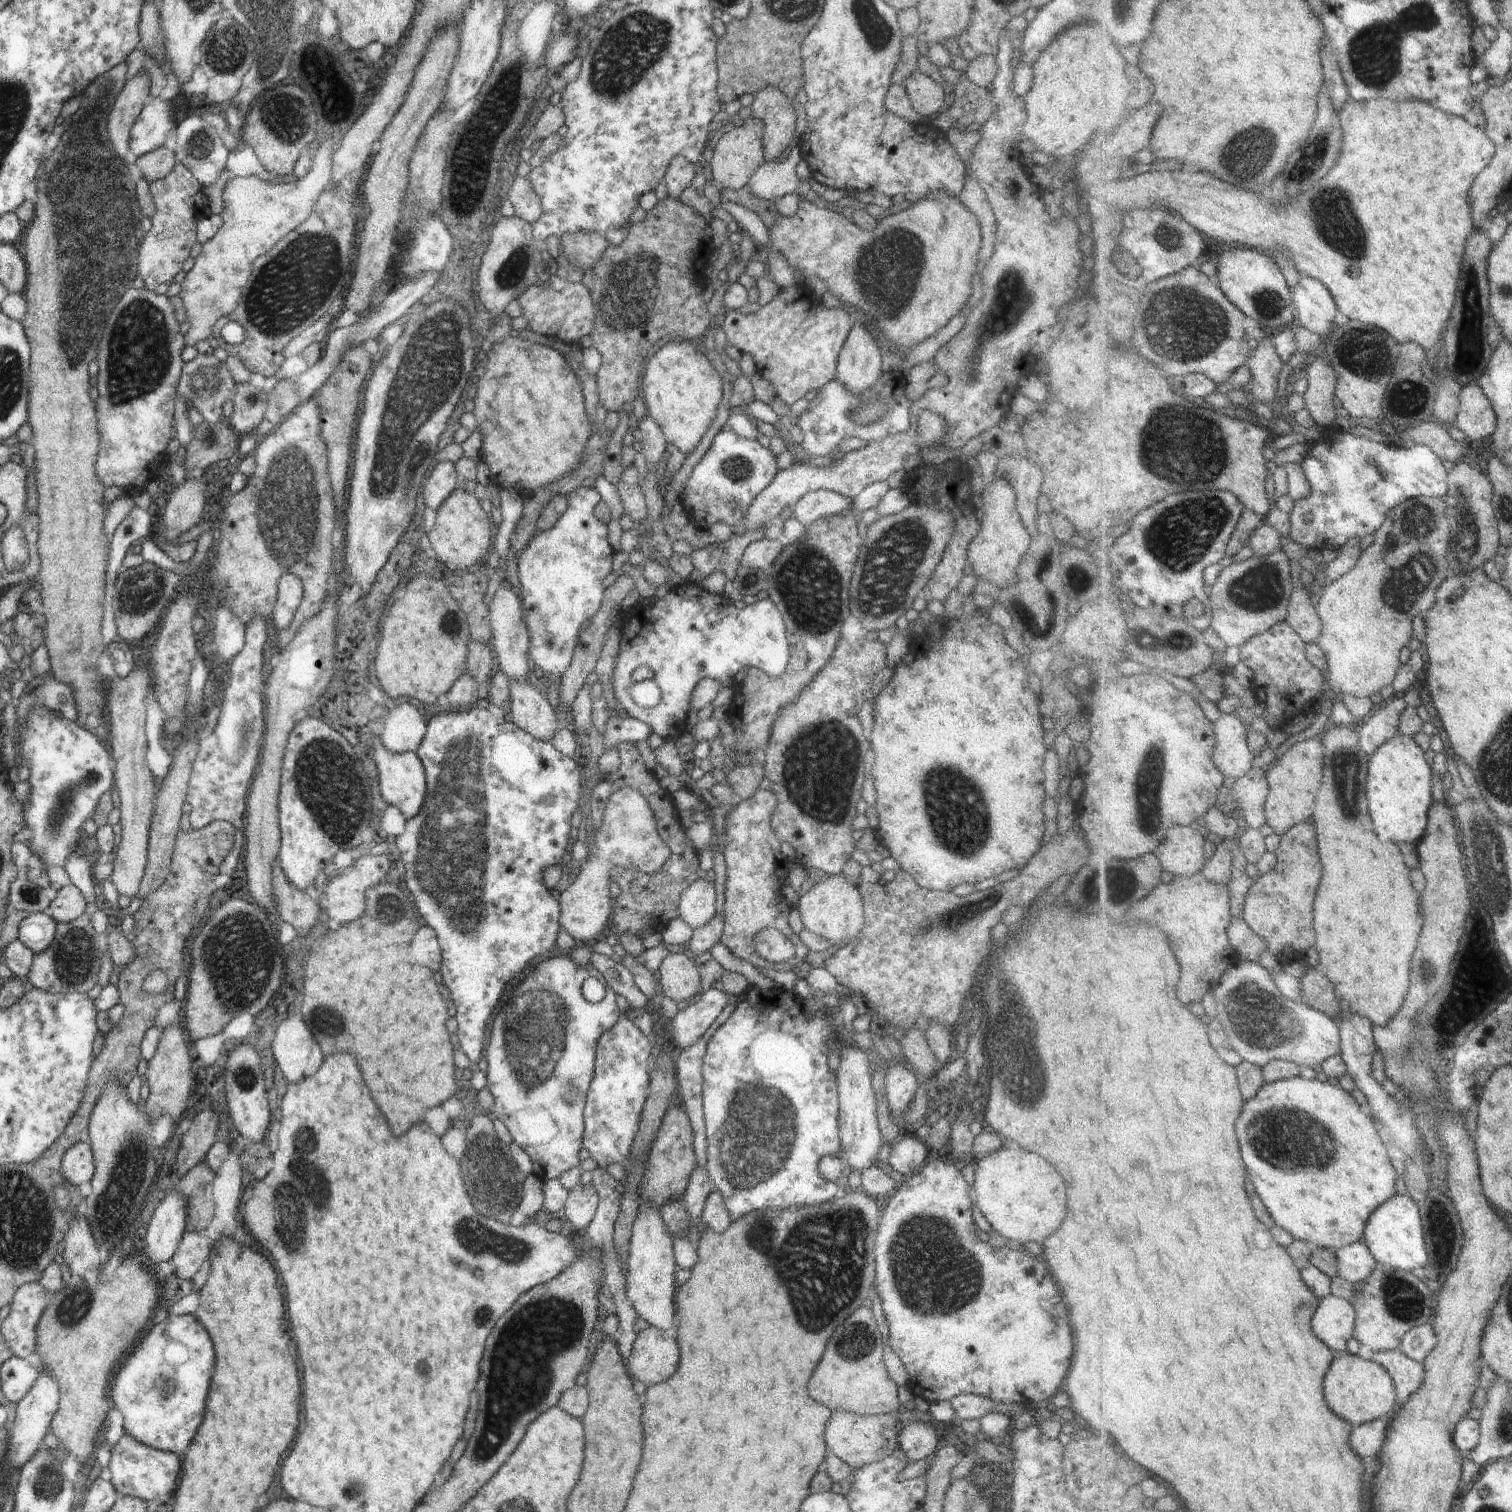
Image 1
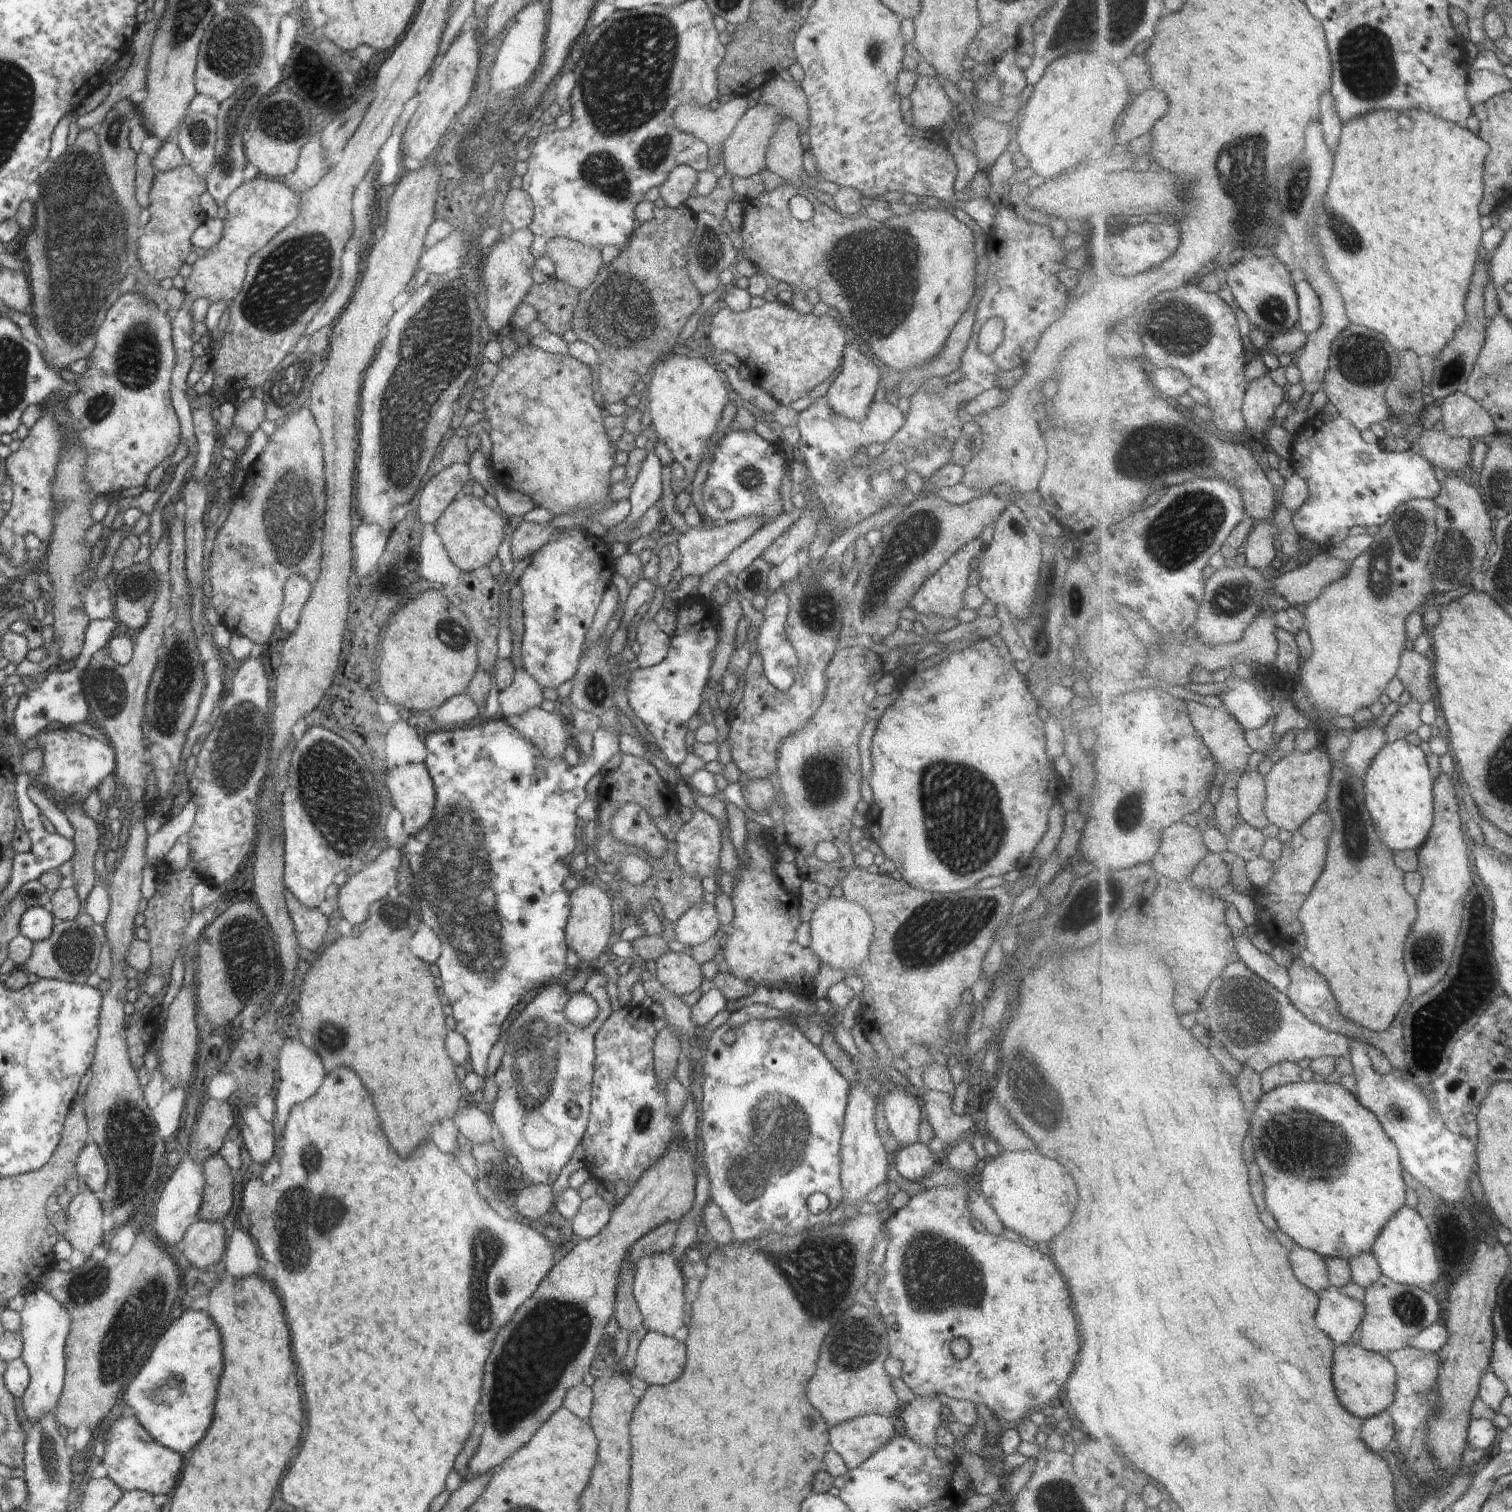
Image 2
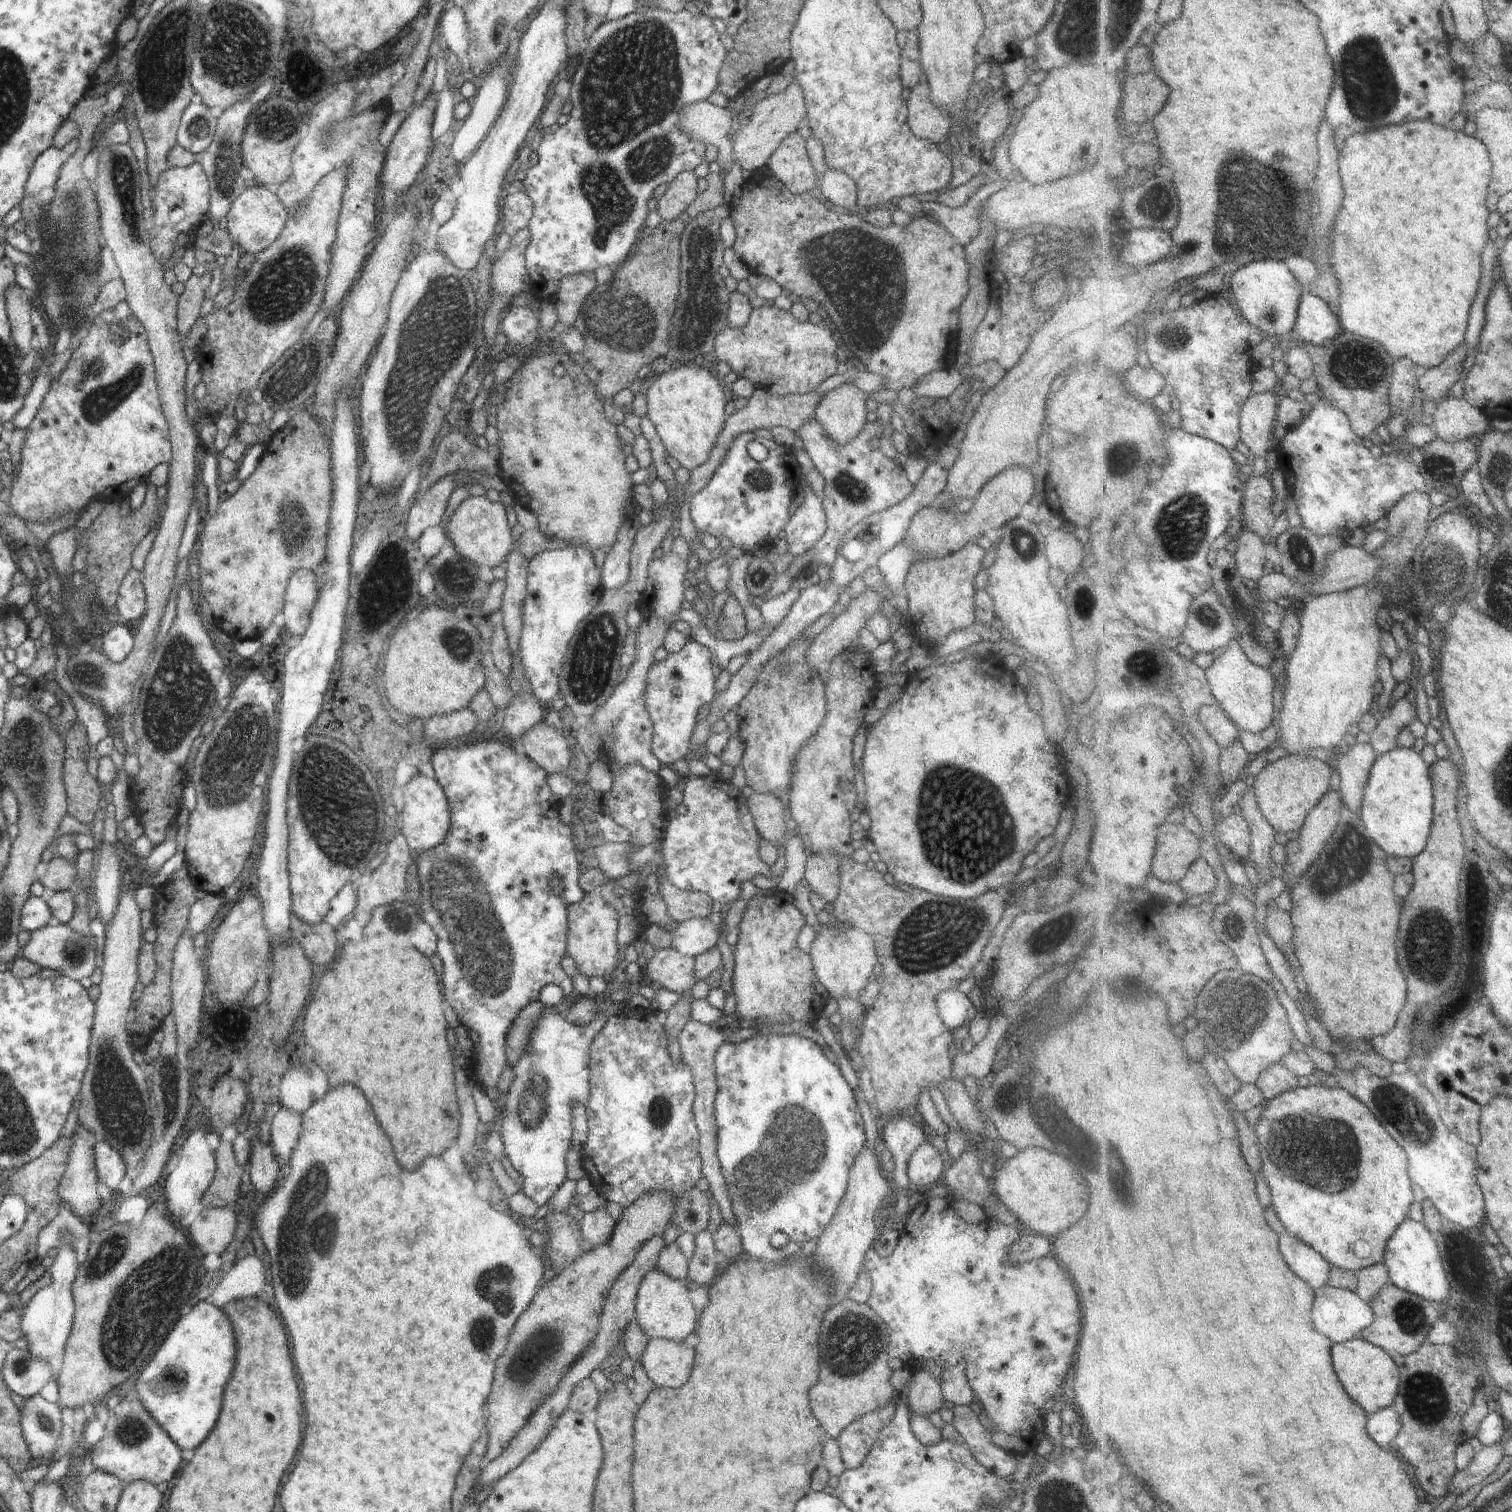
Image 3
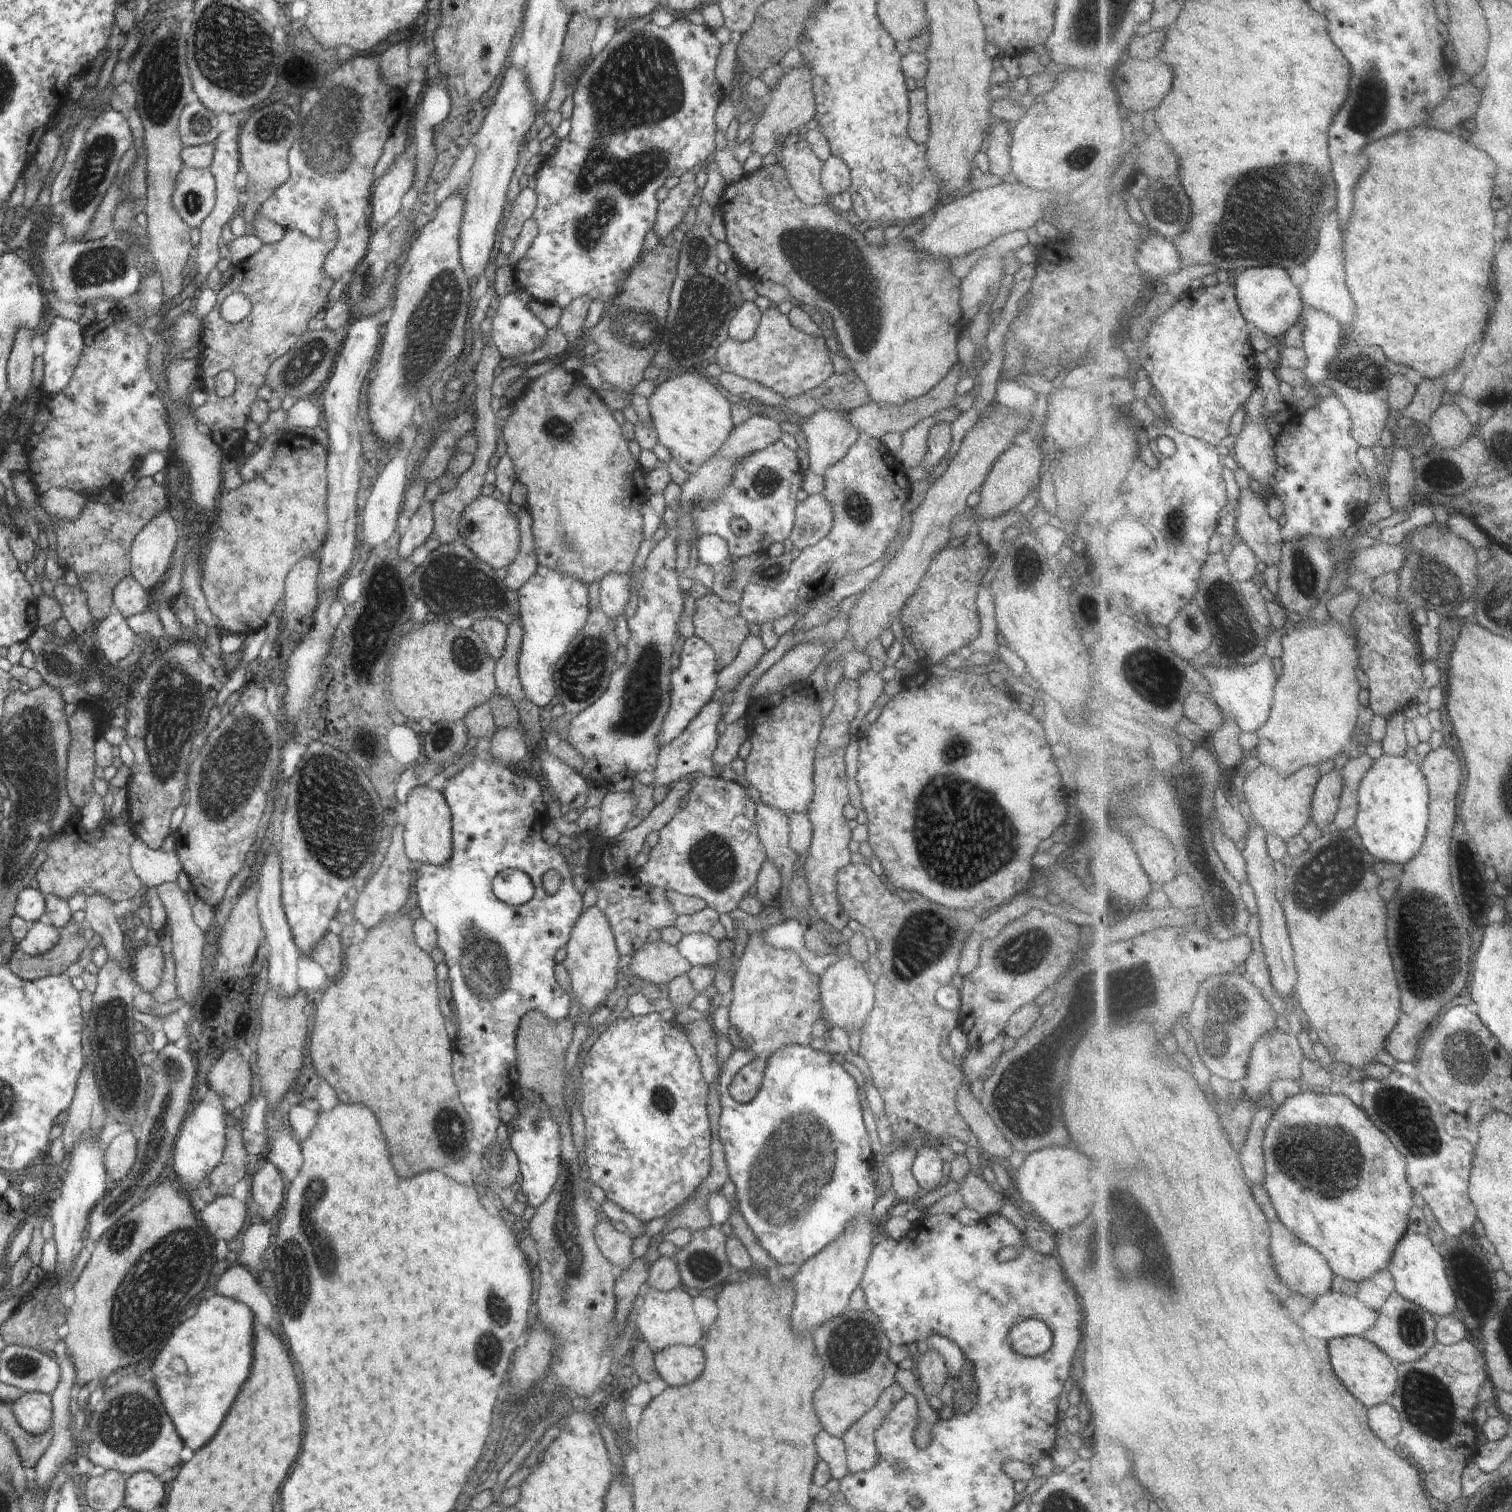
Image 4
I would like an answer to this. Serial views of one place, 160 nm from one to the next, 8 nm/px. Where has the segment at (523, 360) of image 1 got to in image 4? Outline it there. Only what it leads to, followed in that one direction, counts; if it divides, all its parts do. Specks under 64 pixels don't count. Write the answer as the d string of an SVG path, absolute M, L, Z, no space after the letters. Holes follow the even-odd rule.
M547 358L546 362L554 362L555 364L552 370L538 378L531 379L521 395L511 401L513 406L512 412L504 420L502 436L507 446L506 454L510 457L515 468L516 481L518 480L518 482L526 486L526 501L524 506L531 514L533 520L532 530L537 564L544 565L549 569L554 569L564 574L574 575L588 586L594 581L601 580L603 576L611 572L623 575L630 574L634 557L643 540L643 520L640 514L640 507L647 499L649 490L644 482L646 472L639 464L639 461L631 455L628 442L622 435L621 426L616 423L616 420L612 416L612 411L597 396L597 391L584 385L581 374L566 371L561 365L563 358Z

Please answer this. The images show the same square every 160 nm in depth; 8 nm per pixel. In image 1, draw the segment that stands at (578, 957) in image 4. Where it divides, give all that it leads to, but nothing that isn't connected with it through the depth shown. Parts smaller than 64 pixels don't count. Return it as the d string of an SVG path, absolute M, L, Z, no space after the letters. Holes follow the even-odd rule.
M628 786L611 795L604 810L602 826L600 828L590 826L587 845L589 847L589 855L586 862L584 862L584 866L582 866L582 870L580 870L580 874L577 875L574 883L566 888L558 899L560 905L559 926L566 930L576 940L578 945L590 946L591 943L596 941L598 934L608 932L606 924L613 907L609 880L612 866L620 865L622 862L626 867L634 866L644 873L658 872L666 863L666 860L672 856L673 850L660 838L655 814L650 809L649 802L646 801L646 798L640 792Z

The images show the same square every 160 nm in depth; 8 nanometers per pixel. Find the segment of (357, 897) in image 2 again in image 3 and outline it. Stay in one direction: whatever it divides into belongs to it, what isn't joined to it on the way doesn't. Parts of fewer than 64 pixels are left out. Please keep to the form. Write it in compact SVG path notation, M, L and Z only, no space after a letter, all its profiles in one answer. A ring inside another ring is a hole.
M401 832L390 837L388 858L384 859L384 864L380 868L376 868L370 874L370 880L358 886L356 890L358 902L356 910L352 912L352 918L366 926L372 908L407 898L406 872L408 866L413 863L413 854Z

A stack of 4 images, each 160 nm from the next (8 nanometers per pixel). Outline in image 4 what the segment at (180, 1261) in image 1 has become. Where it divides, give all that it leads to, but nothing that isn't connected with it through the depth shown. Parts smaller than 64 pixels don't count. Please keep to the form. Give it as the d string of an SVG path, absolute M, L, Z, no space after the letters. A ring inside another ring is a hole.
M231 1195L216 1197L198 1212L198 1219L214 1240L228 1242L242 1230L250 1206Z

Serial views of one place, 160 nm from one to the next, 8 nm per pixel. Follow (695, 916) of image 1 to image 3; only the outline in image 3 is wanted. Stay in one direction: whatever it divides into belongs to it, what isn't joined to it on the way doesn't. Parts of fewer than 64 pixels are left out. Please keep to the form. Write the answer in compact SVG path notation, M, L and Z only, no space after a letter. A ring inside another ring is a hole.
M709 917L686 919L673 930L671 946L683 955L695 957L717 946L719 932Z

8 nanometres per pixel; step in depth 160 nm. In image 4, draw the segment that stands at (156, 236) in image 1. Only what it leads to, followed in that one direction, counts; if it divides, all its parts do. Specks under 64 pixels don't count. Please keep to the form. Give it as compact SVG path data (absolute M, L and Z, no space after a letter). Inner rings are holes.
M183 166L174 183L171 205L191 229L199 228L212 212L215 192L215 180L208 169Z

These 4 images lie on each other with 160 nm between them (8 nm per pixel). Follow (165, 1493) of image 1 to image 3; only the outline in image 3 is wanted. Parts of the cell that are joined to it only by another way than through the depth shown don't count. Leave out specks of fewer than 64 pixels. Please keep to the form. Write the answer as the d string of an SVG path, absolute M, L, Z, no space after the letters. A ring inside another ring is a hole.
M122 1396L120 1399L120 1403L109 1411L108 1421L100 1429L96 1446L90 1448L93 1464L125 1484L136 1481L155 1485L170 1482L182 1464L182 1449L160 1428L138 1398Z

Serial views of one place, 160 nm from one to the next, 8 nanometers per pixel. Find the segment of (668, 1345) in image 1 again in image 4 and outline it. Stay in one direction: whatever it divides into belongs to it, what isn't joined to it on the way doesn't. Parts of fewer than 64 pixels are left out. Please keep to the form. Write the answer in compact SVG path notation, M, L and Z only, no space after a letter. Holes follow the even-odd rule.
M672 1345L659 1350L653 1356L653 1363L659 1377L672 1386L684 1386L694 1382L704 1370L702 1349L694 1346Z

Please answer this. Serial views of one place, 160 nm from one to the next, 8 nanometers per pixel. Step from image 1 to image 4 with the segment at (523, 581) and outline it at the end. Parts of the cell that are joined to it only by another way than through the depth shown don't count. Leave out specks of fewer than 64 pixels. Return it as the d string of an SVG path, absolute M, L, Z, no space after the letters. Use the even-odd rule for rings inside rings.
M538 565L532 578L518 590L523 639L519 650L519 679L525 696L536 706L549 708L554 702L553 668L570 641L586 624L590 608L588 586L574 575Z

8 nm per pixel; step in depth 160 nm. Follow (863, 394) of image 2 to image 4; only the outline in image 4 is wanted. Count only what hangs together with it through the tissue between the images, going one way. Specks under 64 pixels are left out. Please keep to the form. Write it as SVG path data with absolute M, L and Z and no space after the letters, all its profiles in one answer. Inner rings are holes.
M824 409L815 412L800 426L808 444L809 468L823 476L829 466L835 465L847 455L849 448L858 440L859 430L851 425L844 411Z

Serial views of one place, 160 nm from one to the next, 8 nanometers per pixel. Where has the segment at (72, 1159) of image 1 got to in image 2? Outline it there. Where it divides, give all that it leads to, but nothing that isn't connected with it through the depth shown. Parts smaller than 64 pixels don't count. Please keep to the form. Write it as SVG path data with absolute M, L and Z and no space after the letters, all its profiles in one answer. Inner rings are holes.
M89 1143L80 1151L76 1166L79 1183L102 1194L108 1178L108 1169L96 1143Z

